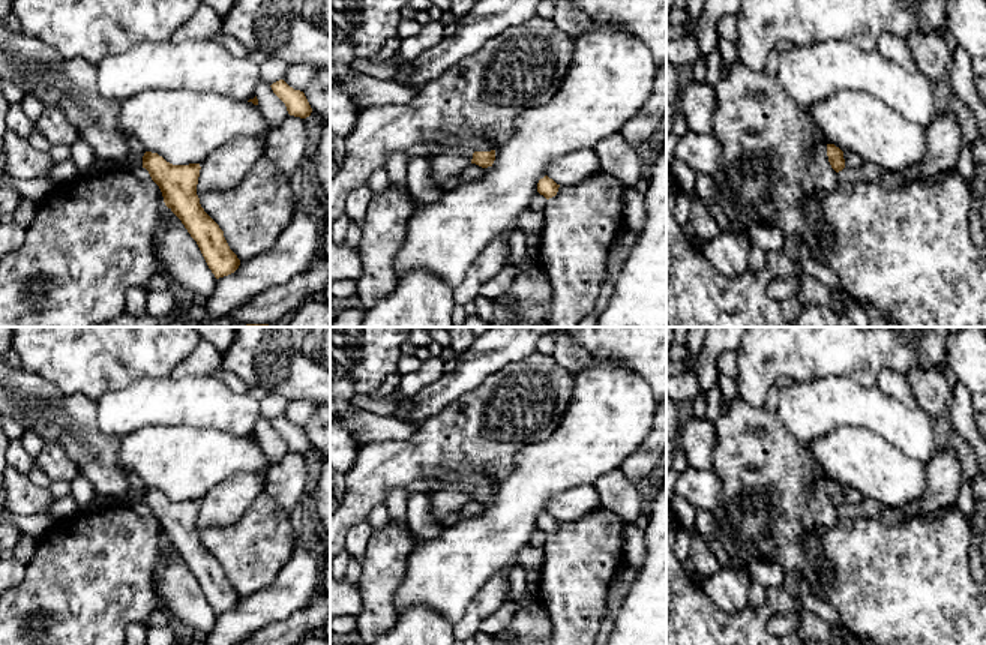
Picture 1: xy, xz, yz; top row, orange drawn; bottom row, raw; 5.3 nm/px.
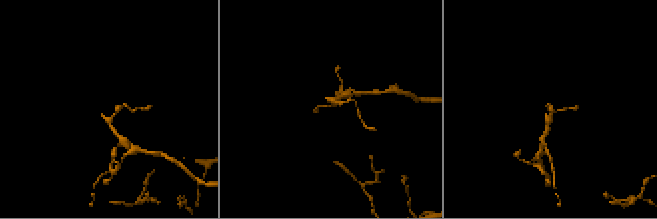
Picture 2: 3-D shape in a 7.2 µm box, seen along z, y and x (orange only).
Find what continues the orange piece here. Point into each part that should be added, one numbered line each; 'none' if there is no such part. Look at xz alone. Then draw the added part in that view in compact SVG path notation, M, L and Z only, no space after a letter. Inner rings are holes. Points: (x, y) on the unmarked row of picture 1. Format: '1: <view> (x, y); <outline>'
1: xz (450, 498); M452 482L435 490L429 495L432 516L440 520L449 513L459 512L471 500L473 489L468 484Z

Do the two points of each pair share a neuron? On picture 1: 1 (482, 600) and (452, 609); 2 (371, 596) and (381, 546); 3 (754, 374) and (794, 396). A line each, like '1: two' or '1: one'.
1: two
2: one
3: two

